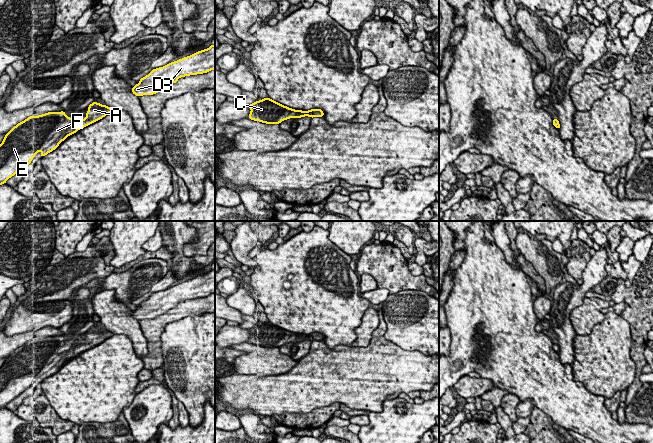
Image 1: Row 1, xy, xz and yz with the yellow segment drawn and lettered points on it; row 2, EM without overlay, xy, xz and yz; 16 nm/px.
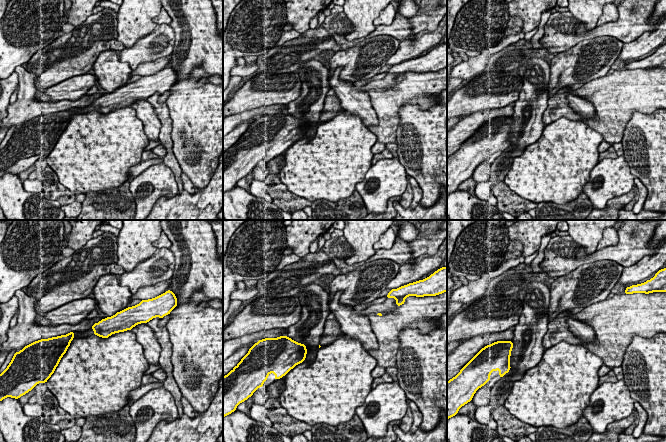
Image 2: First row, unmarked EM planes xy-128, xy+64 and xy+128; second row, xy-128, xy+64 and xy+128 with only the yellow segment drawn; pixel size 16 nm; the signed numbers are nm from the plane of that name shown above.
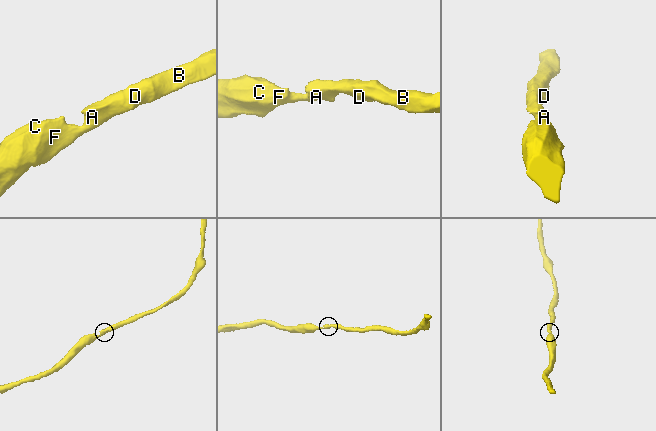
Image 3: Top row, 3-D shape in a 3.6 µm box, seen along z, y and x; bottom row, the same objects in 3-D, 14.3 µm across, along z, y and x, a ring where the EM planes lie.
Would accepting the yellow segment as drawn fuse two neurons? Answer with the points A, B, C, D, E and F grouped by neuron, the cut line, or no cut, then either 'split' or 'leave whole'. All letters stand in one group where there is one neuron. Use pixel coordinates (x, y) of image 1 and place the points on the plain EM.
groups A B C D E F; cut none; leave whole

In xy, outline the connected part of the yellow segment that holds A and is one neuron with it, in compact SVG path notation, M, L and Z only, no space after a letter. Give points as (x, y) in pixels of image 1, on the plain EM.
M93 326L85 343L69 342L64 335L30 340L6 357L0 368L0 409L18 397L38 375L41 381L55 374L68 360L102 343L112 332Z

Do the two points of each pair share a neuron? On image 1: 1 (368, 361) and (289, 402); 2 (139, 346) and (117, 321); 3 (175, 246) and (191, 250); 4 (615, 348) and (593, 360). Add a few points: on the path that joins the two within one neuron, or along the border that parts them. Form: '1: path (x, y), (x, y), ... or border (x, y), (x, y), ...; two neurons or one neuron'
1: path (348, 376), (324, 376), (309, 384); one neuron
2: path (137, 339), (124, 326); one neuron
3: border (197, 231), (196, 238), (184, 245), (187, 257); two neurons
4: path (610, 348), (605, 348), (598, 355); one neuron

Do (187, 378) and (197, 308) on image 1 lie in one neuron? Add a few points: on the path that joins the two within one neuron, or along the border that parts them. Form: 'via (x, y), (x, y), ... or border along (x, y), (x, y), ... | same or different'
border along (204, 313), (185, 316), (173, 322) | different

